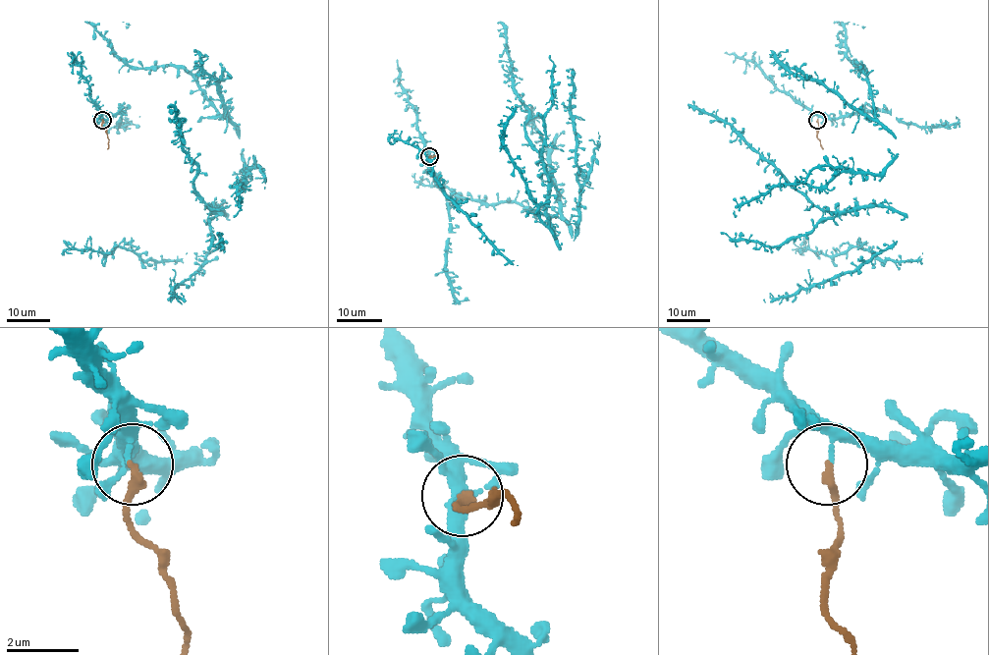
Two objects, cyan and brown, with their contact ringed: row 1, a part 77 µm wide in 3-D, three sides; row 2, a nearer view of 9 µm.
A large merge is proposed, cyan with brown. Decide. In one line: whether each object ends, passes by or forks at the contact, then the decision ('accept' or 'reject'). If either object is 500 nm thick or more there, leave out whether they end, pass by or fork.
cyan passes by; brown ends there; reject

